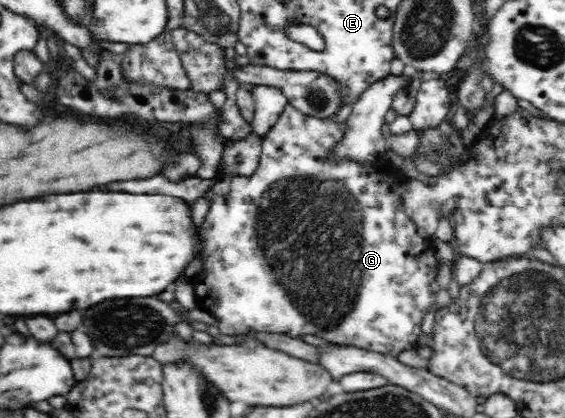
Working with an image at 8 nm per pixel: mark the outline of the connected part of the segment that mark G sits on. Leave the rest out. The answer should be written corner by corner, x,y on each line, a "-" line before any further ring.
287,104
276,125
264,134
264,139
261,139
262,155
256,171
250,177
222,177
218,185
214,185
212,191
208,193
212,205
200,229
200,237
204,239
202,265
204,269
212,269
206,275
204,285
208,287
208,297
216,301
212,313
218,318
218,327
222,334
237,336
252,330
265,331
267,334
286,334
293,338
312,334
321,336
332,344
359,347
391,355
393,358
404,350
412,351
418,347
417,339
423,332
422,320
436,303
436,293
440,289
436,284
439,259
436,257
435,249
430,247
426,239
418,235
414,222
402,210
402,200
396,190
400,179
398,169
381,160
376,161
374,165
373,161
341,160
336,155
336,145
344,138
346,129
348,129
346,123
334,122
334,116
309,116

